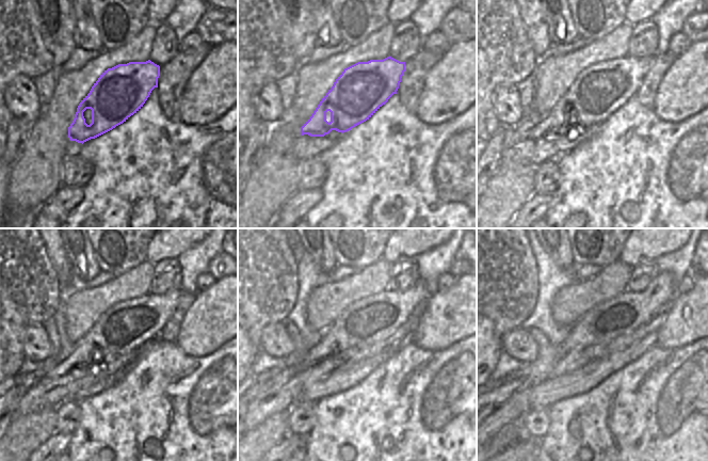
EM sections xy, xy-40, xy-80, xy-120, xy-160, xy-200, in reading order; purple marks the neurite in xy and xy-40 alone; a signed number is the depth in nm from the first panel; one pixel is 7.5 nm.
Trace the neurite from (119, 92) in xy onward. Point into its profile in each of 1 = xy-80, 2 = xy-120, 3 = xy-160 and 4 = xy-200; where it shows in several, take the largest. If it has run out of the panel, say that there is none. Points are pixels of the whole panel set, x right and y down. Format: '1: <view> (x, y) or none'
1: xy-80 (601, 89)
2: xy-120 (125, 327)
3: xy-160 (371, 319)
4: xy-200 (621, 315)

